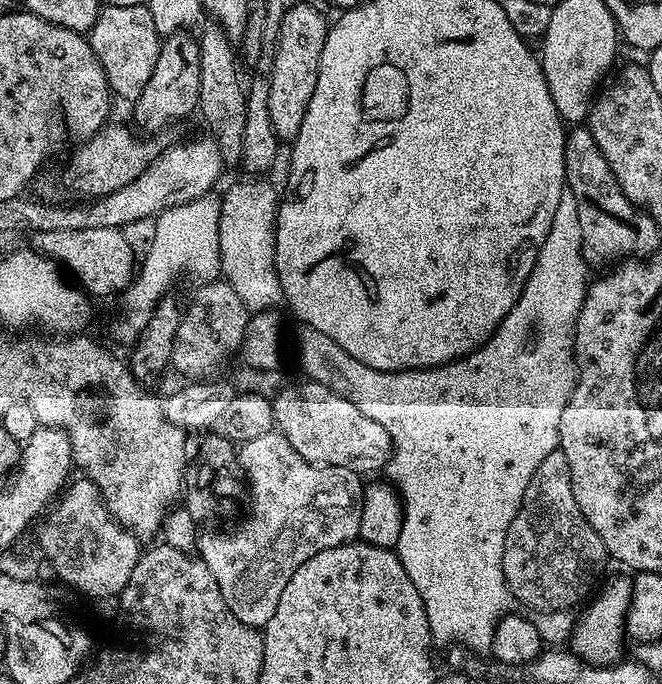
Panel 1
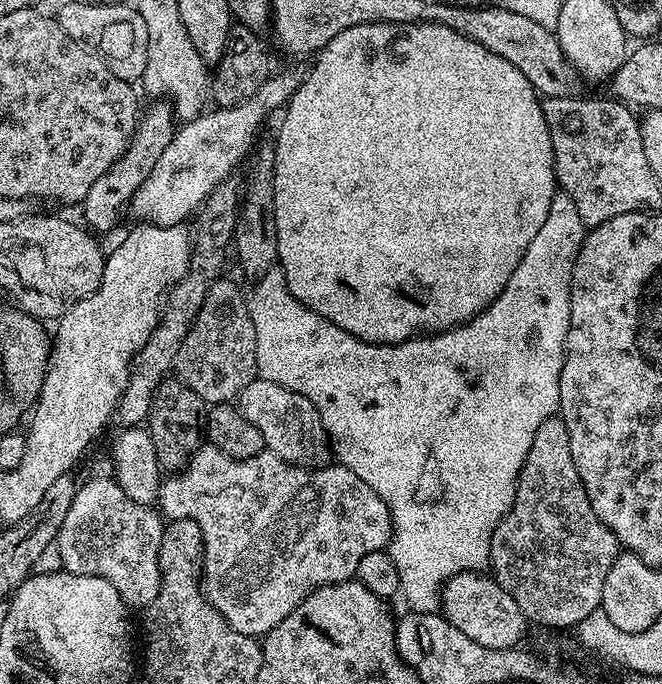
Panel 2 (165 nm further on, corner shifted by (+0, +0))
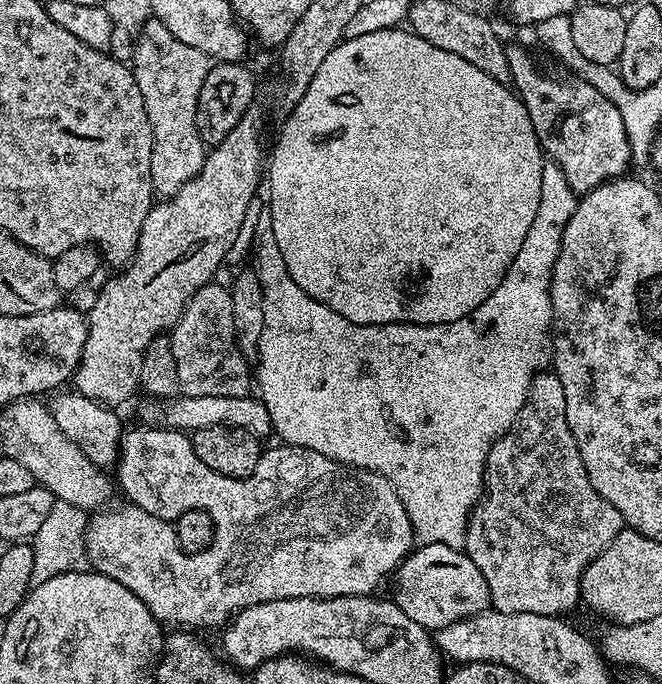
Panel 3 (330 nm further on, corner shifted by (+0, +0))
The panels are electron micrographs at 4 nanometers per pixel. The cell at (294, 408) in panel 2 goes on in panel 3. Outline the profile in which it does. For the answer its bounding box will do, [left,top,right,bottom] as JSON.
[139,394,273,438]

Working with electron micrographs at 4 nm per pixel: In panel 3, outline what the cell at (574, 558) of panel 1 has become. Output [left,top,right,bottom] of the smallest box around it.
[463,371,626,617]

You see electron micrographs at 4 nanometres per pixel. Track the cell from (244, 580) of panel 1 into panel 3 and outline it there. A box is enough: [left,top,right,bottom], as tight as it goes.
[84,426,414,628]

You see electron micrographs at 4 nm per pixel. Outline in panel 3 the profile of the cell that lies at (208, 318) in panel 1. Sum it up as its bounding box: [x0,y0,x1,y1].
[170,282,254,398]

